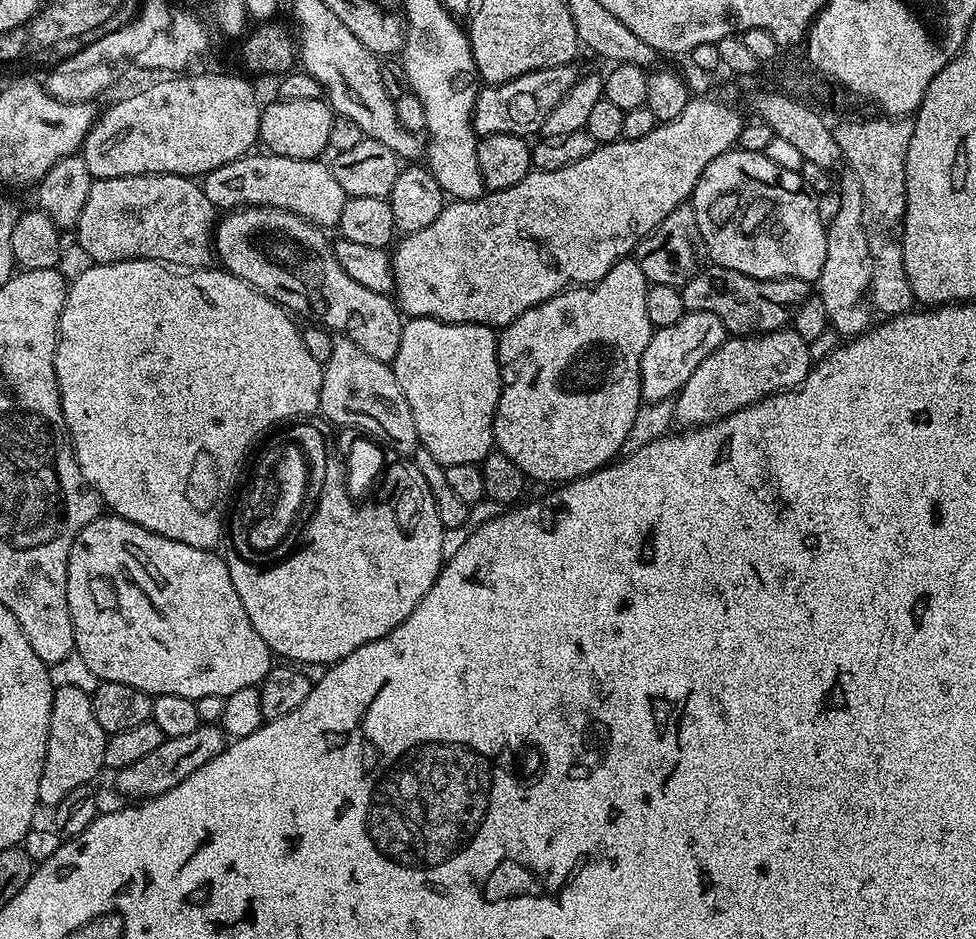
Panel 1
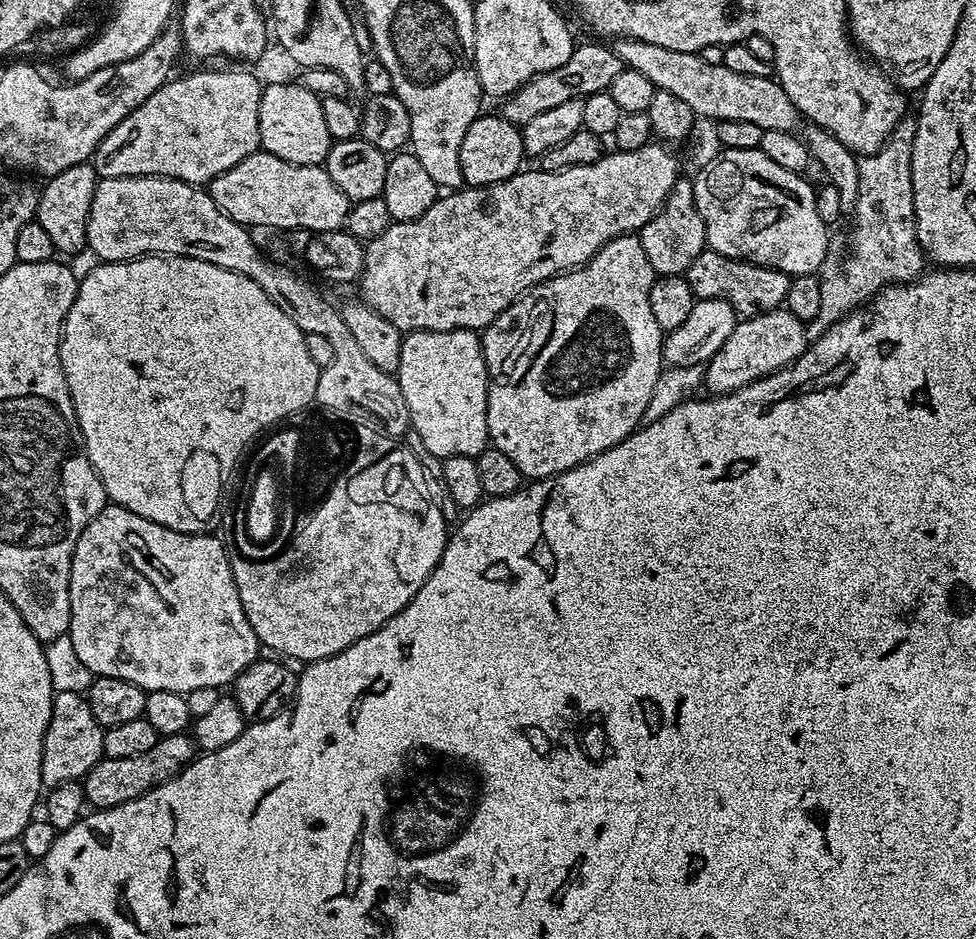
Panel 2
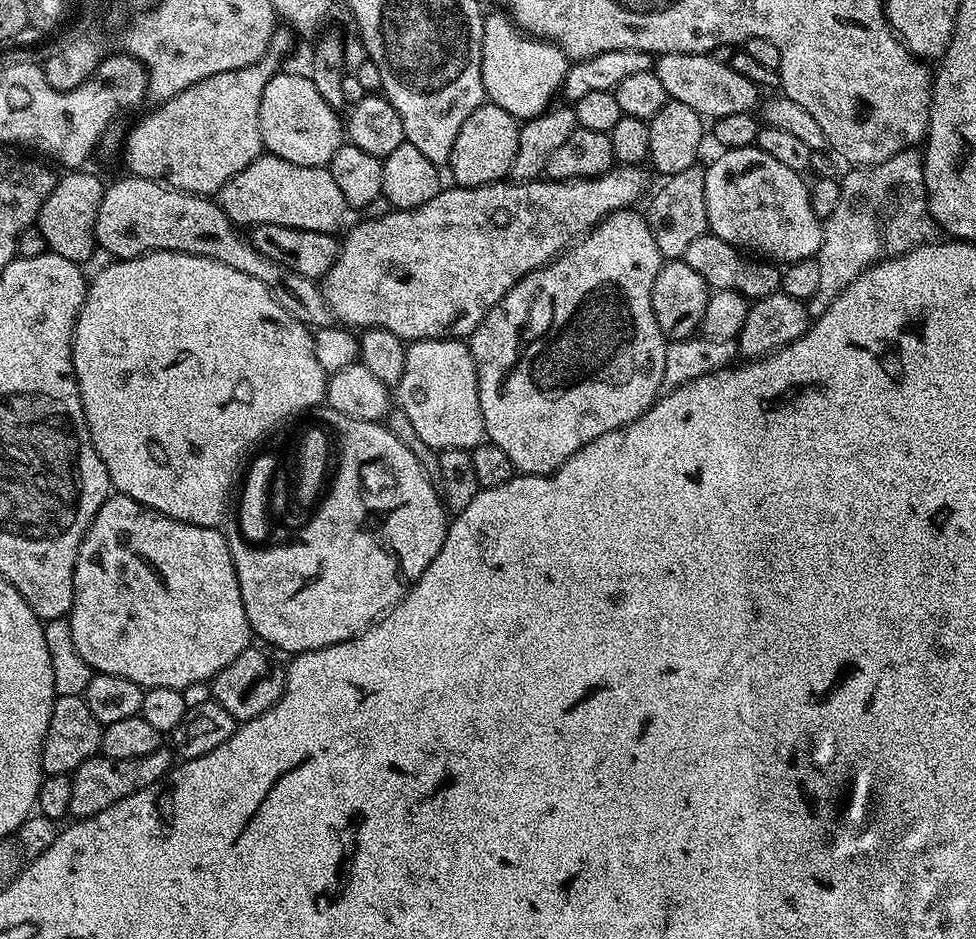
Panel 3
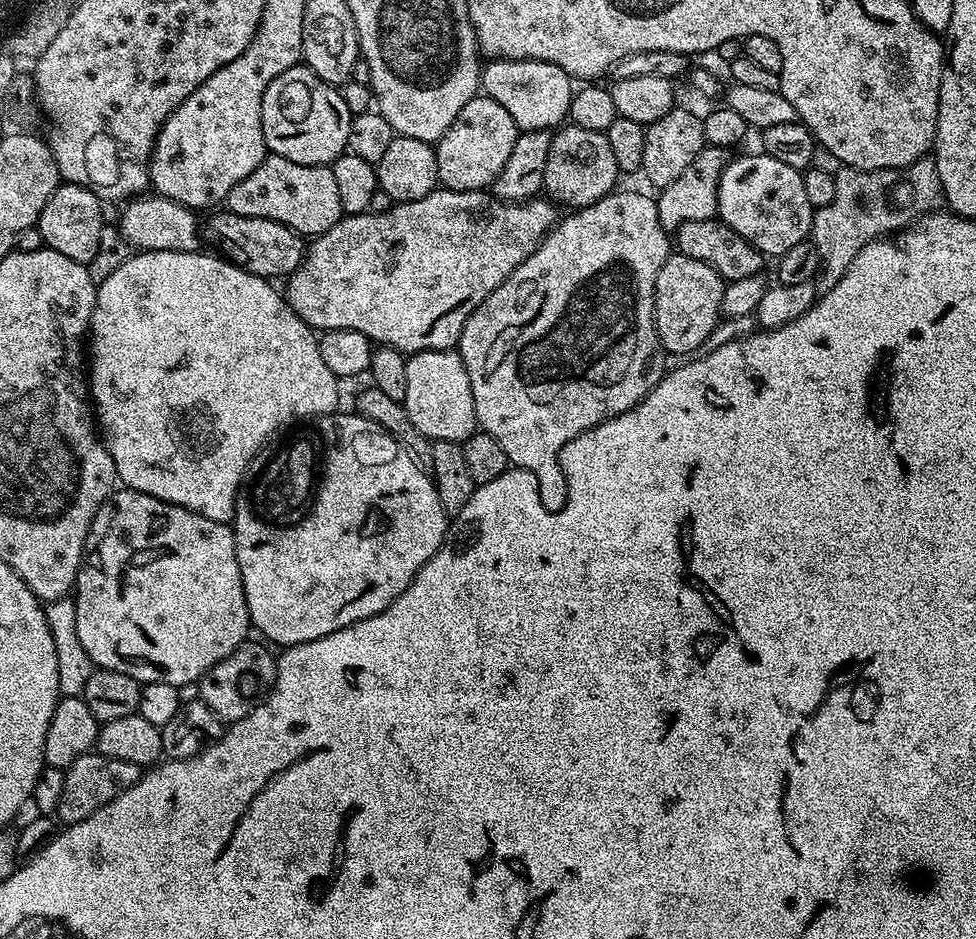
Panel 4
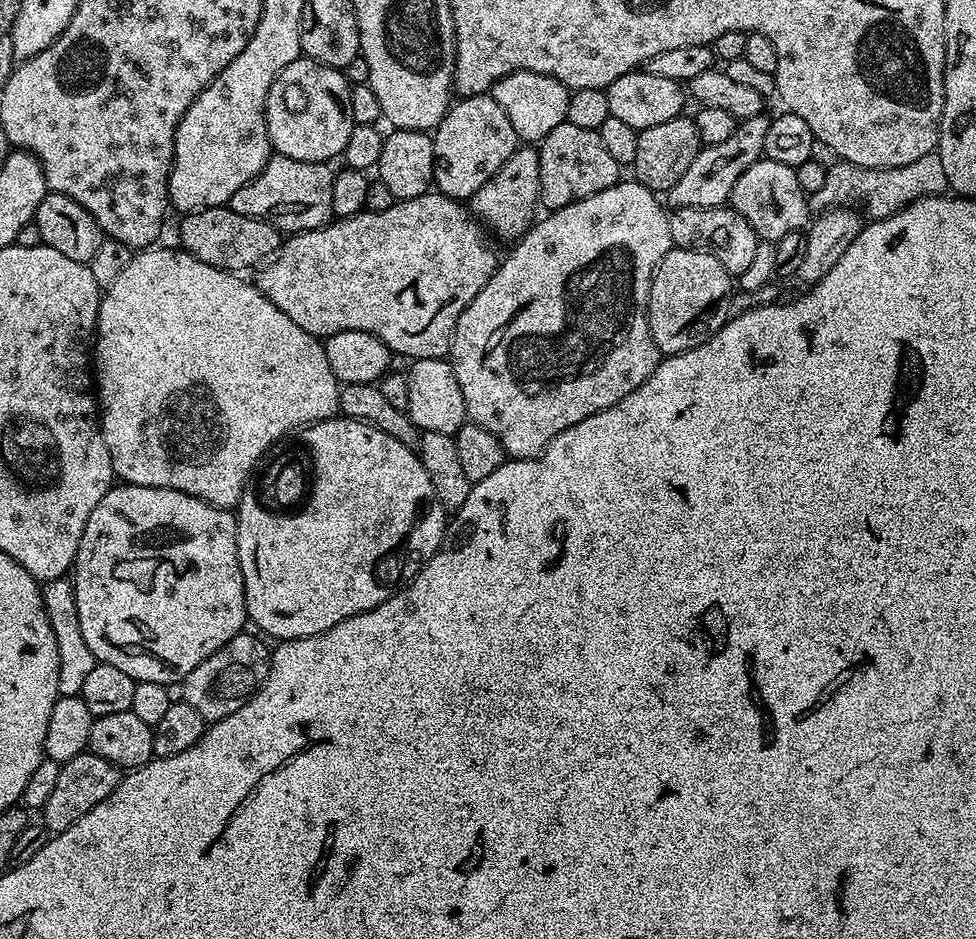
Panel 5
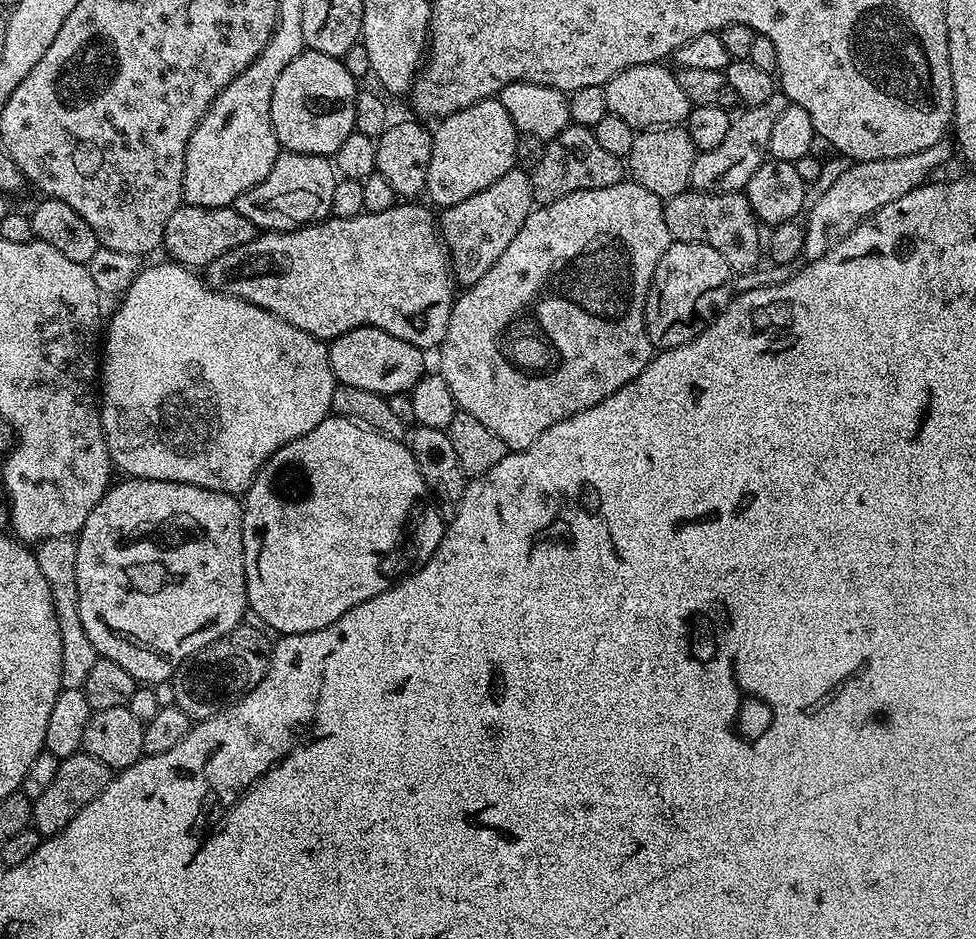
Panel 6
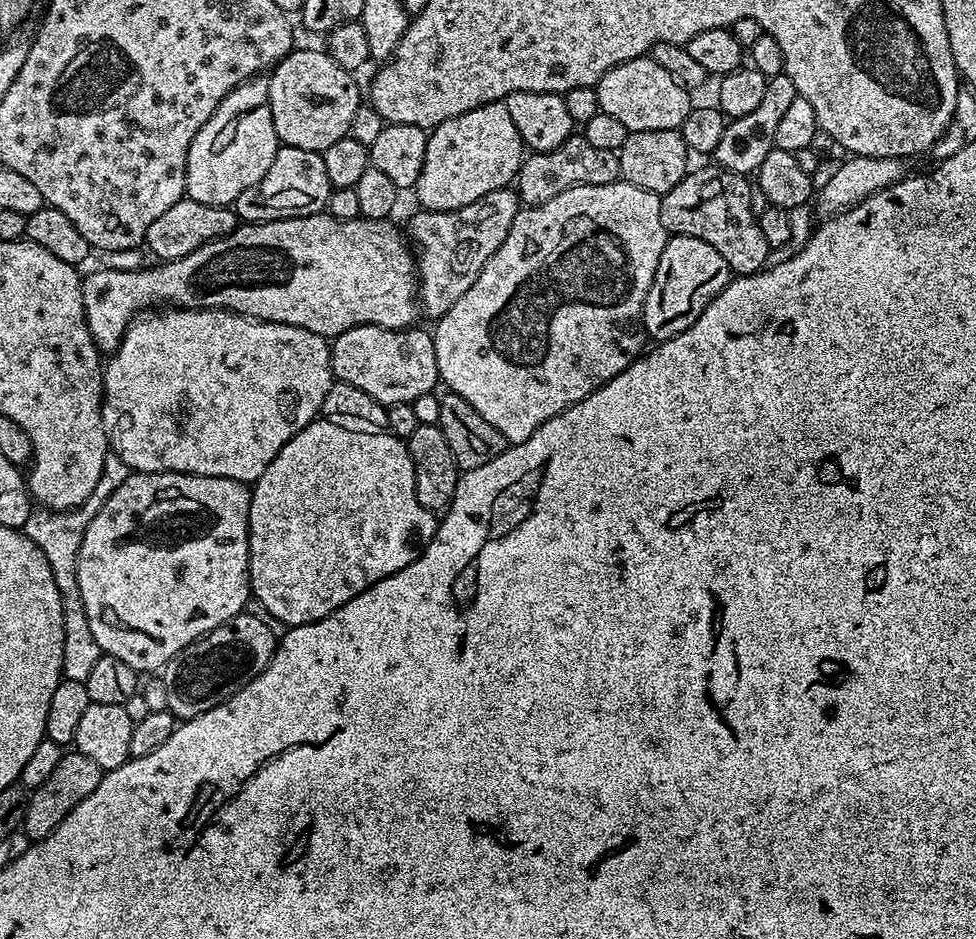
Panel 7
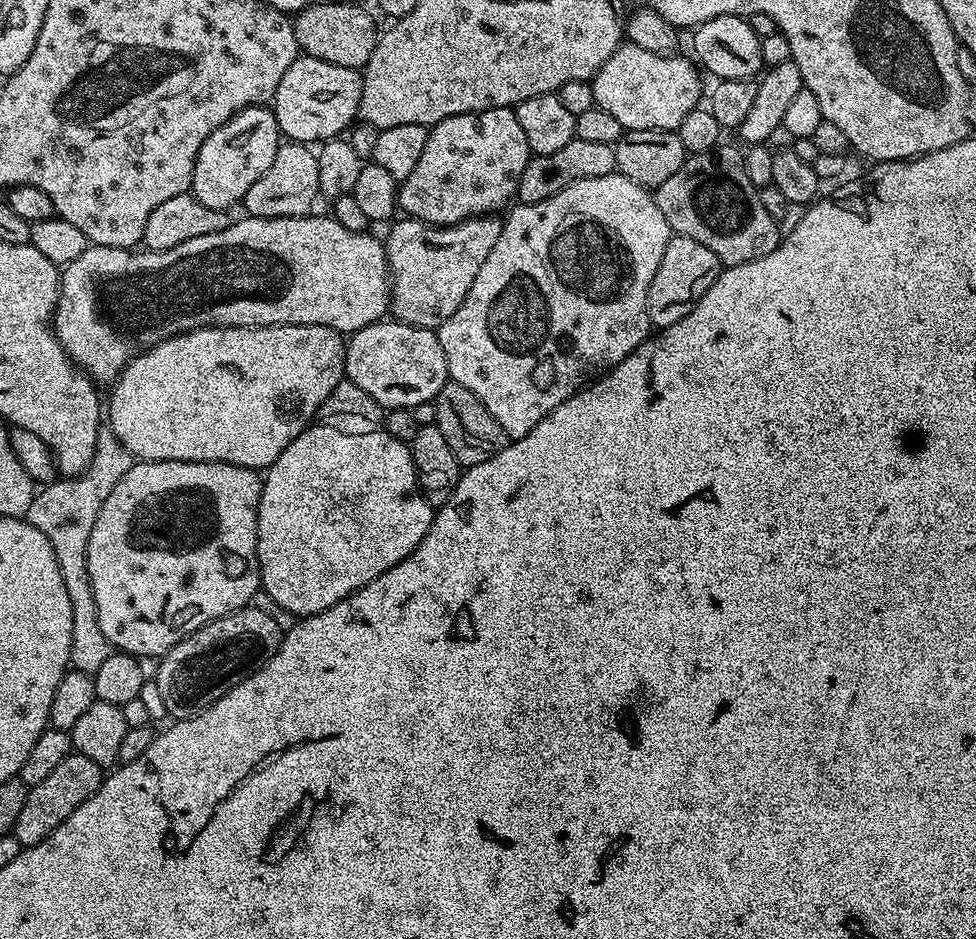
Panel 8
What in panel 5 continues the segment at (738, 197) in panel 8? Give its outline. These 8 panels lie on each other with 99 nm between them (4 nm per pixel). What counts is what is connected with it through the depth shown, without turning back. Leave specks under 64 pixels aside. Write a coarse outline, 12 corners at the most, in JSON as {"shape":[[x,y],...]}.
{"shape":[[731,206],[672,208],[678,248],[709,252],[739,278],[762,243]]}

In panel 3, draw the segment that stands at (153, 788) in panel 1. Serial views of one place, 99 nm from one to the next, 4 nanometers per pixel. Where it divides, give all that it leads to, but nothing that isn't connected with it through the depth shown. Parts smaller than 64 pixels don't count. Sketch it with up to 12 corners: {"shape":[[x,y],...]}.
{"shape":[[162,746],[142,758],[97,754],[71,773],[70,813],[93,816],[174,768]]}

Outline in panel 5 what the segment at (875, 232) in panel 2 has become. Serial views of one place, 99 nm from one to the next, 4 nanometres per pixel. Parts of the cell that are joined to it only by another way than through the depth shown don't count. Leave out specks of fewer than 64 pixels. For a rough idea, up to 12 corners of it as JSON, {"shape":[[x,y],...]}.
{"shape":[[936,152],[910,166],[839,162],[810,197],[881,220],[949,191]]}

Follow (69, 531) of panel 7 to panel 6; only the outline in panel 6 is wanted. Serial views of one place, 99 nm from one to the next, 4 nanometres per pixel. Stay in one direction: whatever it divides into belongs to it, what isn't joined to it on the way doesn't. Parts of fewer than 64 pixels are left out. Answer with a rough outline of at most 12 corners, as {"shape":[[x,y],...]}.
{"shape":[[76,541],[35,545],[62,634],[61,689],[98,658],[78,614]]}

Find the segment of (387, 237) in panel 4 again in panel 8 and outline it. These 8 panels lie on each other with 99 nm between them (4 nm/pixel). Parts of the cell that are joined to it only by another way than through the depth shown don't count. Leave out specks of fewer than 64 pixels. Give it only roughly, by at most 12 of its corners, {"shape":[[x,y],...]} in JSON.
{"shape":[[245,215],[63,265],[56,337],[108,386],[196,328],[390,312],[383,243]]}

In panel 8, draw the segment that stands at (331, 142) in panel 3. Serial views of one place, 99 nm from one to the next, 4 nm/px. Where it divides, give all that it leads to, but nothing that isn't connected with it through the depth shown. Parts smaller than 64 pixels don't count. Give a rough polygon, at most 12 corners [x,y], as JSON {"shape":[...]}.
{"shape":[[297,55],[274,111],[309,146],[353,127],[364,82],[355,68]]}

